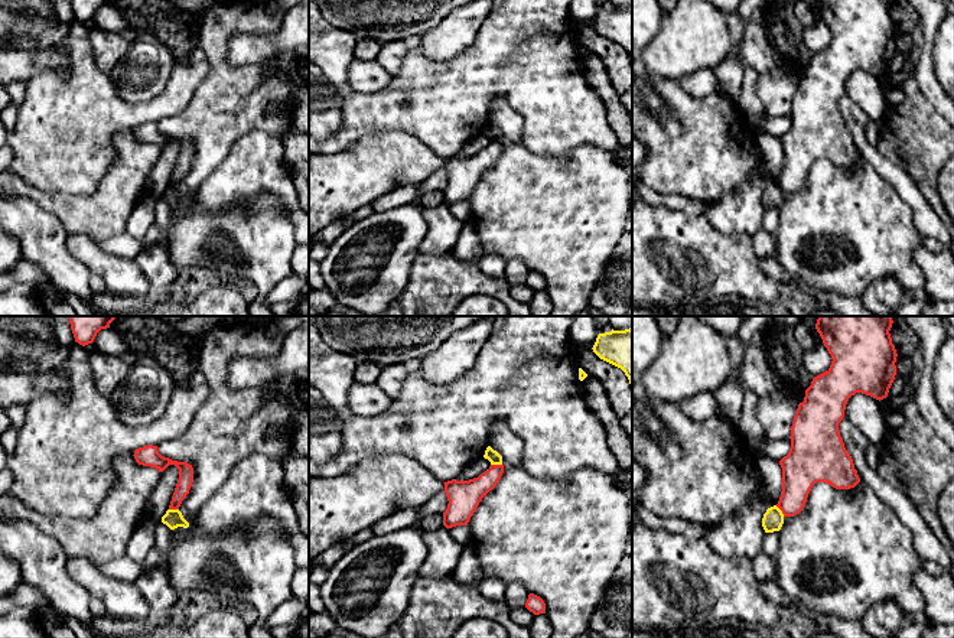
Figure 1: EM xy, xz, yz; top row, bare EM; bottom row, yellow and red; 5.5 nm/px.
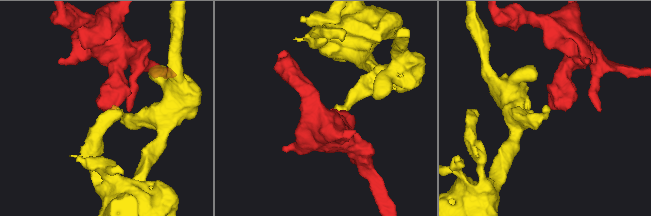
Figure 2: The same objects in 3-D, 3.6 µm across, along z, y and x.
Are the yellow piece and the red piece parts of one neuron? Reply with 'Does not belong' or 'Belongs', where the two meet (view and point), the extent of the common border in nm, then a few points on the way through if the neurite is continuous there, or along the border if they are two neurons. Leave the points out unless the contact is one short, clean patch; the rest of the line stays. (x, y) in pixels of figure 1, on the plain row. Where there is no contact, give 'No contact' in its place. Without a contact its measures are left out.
Does not belong. Touches yellow at xz (497, 140). Shared border 60 nm. Boundary: xz (491, 140), (501, 142)

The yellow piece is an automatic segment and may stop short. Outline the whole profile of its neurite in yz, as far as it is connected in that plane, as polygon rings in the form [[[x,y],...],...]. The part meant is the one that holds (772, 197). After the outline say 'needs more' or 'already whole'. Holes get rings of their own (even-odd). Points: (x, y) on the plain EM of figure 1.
[[[776,182],[768,185],[762,195],[762,204],[765,209],[779,208],[782,201],[784,201],[782,188]]] | already whole

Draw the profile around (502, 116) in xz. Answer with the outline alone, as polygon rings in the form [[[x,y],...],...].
[[[504,98],[492,102],[489,123],[502,133],[504,143],[522,143],[524,117]]]

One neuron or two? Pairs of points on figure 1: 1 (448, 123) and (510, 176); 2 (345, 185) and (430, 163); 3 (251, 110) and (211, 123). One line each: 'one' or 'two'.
1: two
2: one
3: one

